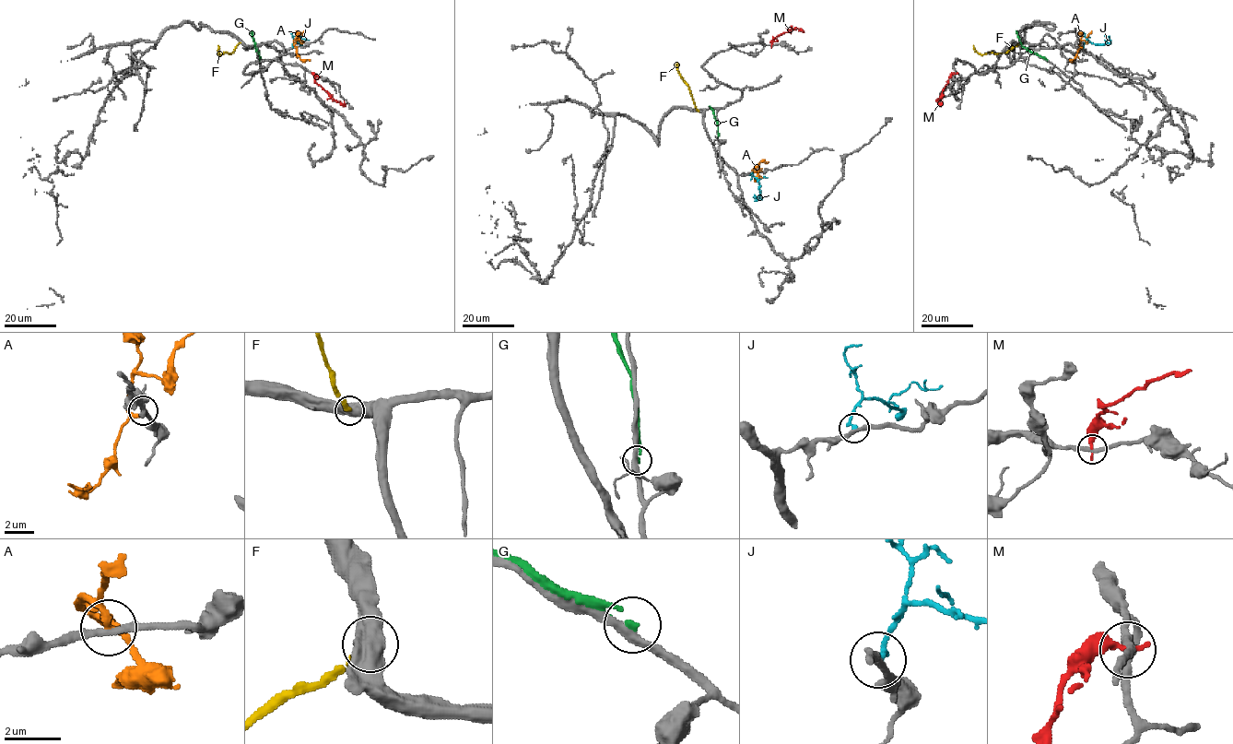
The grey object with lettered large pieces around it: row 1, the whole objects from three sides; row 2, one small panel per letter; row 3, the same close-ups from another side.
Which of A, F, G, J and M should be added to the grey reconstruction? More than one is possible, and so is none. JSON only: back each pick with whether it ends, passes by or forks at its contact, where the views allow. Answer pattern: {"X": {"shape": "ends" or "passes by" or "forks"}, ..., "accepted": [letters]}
{"accepted": []}

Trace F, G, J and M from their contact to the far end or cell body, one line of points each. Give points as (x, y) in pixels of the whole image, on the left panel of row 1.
F: (239, 42), (232, 53), (220, 54), (218, 45)
G: (260, 60), (251, 30)
J: (293, 47), (295, 41), (301, 44), (297, 43), (297, 40), (302, 35)
M: (313, 73), (315, 82), (333, 99), (346, 104), (344, 101)

